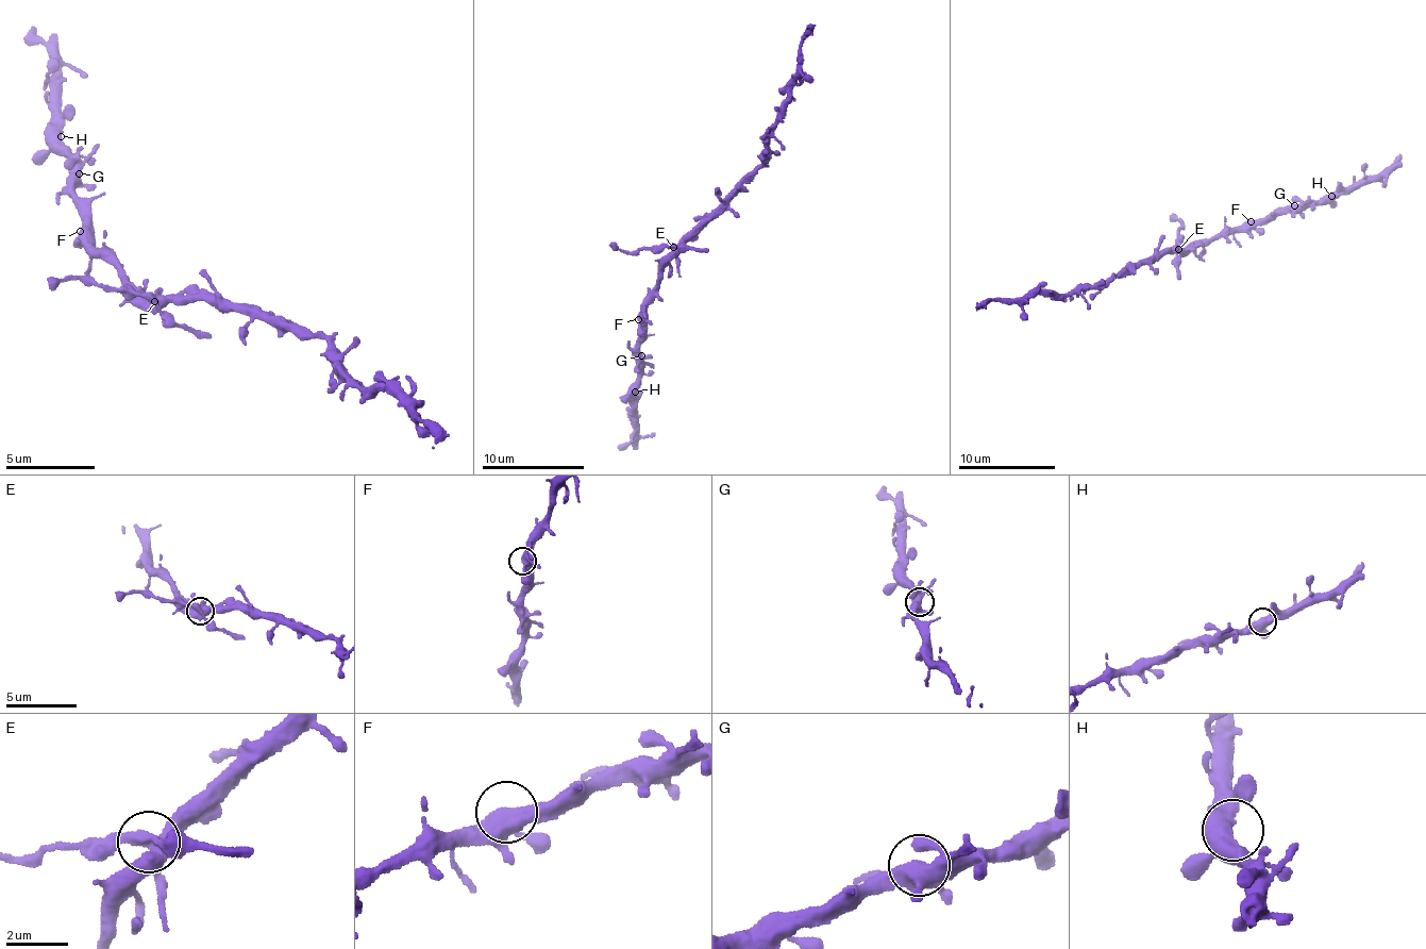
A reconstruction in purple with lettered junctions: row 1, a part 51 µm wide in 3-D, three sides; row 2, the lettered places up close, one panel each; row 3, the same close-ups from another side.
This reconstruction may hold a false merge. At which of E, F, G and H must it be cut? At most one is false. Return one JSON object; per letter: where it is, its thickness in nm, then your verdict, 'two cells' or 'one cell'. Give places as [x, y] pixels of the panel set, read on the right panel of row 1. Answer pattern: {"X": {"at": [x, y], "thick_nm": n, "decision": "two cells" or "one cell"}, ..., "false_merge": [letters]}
{"E": {"at": [1178, 249], "thick_nm": 440, "decision": "two cells"}, "F": {"at": [1251, 221], "thick_nm": 460, "decision": "one cell"}, "G": {"at": [1294, 205], "thick_nm": 460, "decision": "one cell"}, "H": {"at": [1331, 196], "thick_nm": 460, "decision": "one cell"}, "false_merge": ["E"]}

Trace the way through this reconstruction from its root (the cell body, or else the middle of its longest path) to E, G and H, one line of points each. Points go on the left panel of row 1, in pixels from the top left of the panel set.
E: (167, 302), (154, 303)
G: (167, 302), (136, 292), (116, 257), (101, 253), (96, 248), (77, 196), (74, 179), (79, 173)
H: (167, 302), (136, 292), (116, 257), (101, 253), (96, 248), (86, 228), (61, 136)

